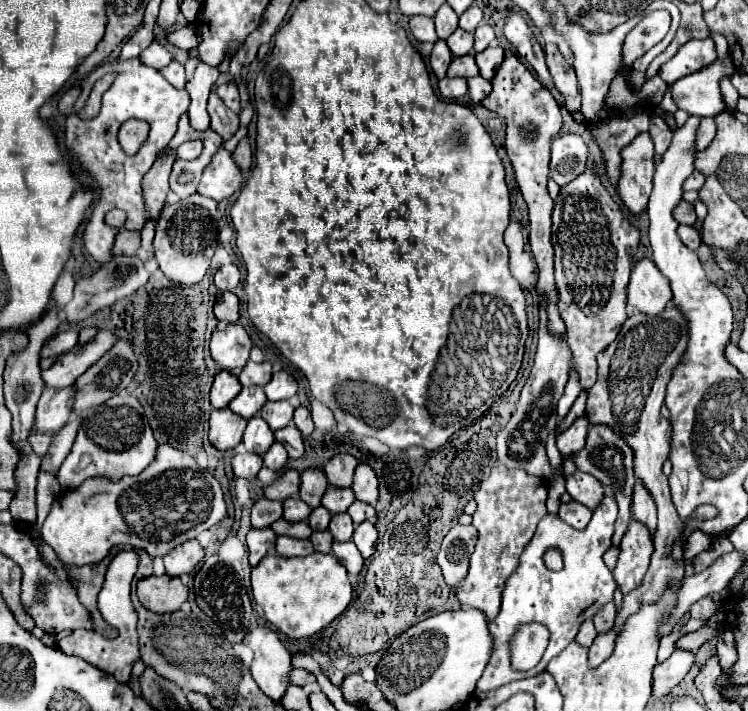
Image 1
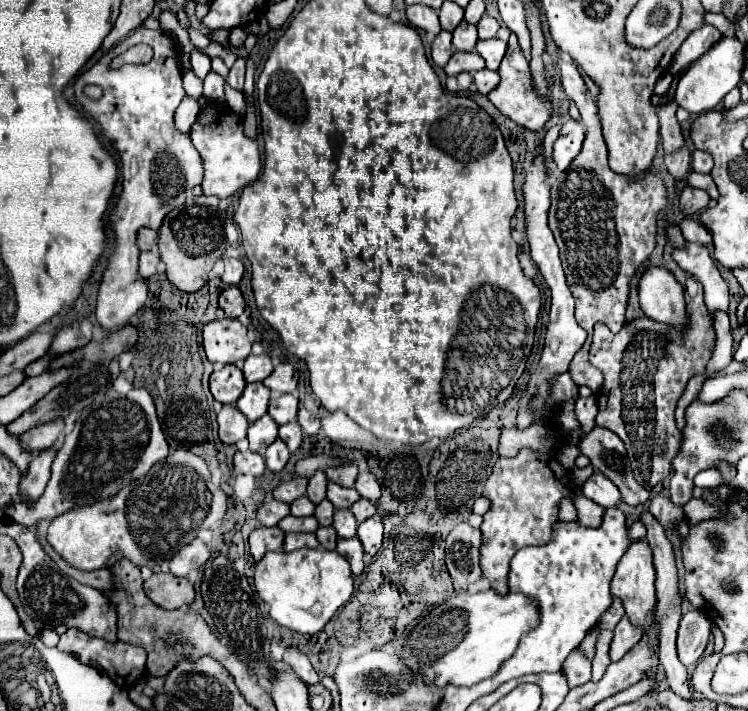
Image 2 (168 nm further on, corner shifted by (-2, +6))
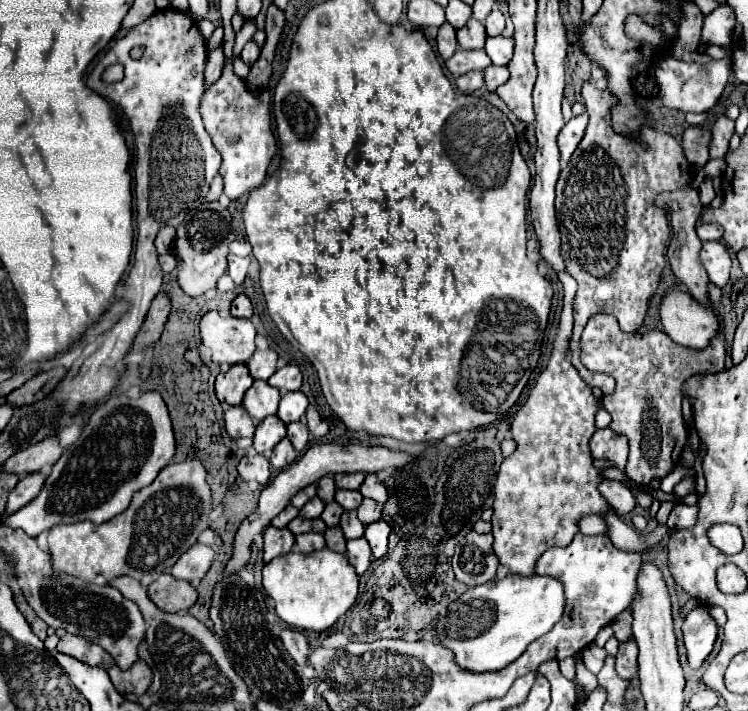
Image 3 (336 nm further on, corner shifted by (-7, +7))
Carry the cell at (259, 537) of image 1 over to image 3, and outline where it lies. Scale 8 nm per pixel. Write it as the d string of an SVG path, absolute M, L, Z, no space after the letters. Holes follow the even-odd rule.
M267 527L265 533L265 545L263 545L263 561L269 563L271 559L285 555L293 549L295 545L295 535L285 527L285 529L277 529L277 527Z

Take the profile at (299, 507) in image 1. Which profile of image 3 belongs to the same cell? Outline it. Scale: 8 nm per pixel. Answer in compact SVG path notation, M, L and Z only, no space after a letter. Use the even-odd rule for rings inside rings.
M313 497L313 499L309 499L309 501L305 503L305 507L301 509L299 517L303 517L303 519L317 519L317 517L323 513L323 507L325 507L325 503L319 501L317 497Z

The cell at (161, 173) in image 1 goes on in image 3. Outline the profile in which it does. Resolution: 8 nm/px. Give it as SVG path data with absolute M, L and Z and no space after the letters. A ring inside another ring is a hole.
M219 47L215 51L209 51L205 65L205 87L211 87L221 77L221 69L223 69L223 51Z

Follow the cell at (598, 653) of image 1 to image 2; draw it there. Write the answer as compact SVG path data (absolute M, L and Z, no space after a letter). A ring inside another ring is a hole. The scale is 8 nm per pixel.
M602 630L598 642L596 642L596 656L592 660L592 680L600 680L604 670L608 668L610 664L610 658L608 658L608 648L610 648L610 640L612 640L612 632L608 630Z

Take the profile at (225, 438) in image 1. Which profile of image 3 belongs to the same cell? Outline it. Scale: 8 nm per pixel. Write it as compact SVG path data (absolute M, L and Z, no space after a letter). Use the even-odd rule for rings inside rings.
M237 405L237 407L229 407L225 411L225 429L229 433L229 437L239 439L239 437L253 437L255 425L249 417L249 413Z

